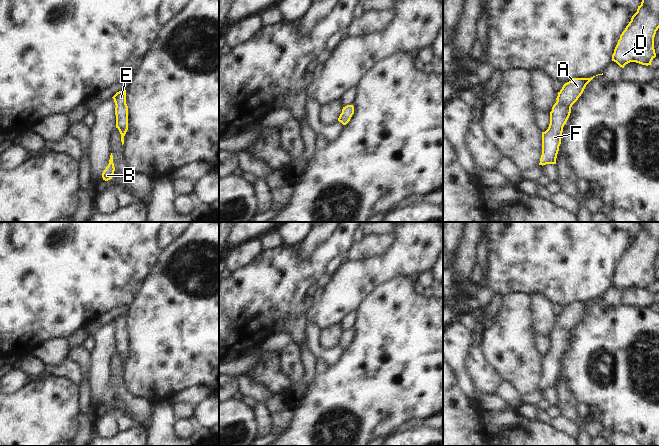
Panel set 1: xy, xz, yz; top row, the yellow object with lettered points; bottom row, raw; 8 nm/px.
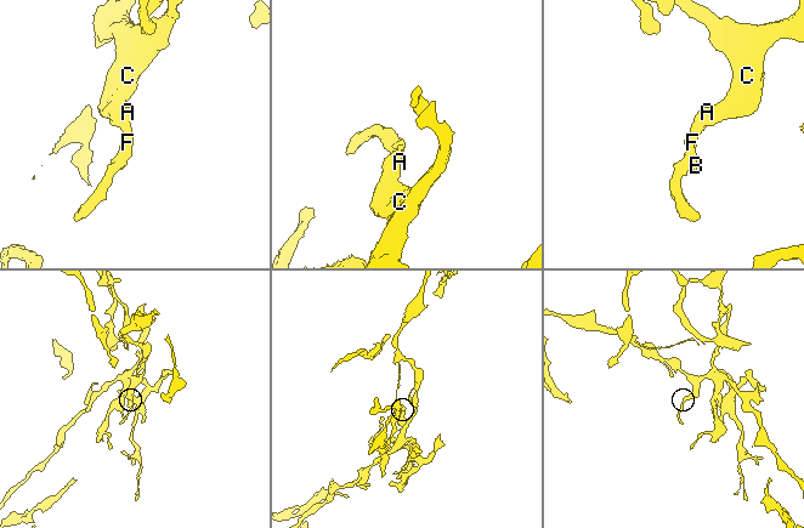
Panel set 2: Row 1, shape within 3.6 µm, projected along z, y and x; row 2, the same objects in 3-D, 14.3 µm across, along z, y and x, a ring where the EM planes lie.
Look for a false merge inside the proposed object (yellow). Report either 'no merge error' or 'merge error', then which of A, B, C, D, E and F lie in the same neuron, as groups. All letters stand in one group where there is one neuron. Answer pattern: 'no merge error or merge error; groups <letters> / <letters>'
no merge error; groups A B C D E F

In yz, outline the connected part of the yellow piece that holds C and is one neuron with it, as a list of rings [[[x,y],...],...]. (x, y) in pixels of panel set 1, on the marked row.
[[[642,0],[620,35],[612,61],[620,67],[630,62],[651,65],[656,57],[654,37],[659,28],[659,0]]]

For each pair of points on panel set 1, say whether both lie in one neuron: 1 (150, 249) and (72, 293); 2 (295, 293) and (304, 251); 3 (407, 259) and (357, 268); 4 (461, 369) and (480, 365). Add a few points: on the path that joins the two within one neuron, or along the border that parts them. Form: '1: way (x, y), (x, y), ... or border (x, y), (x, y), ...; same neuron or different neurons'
1: way (131, 249), (116, 249), (91, 274); same neuron
2: border (321, 242), (304, 258), (291, 247); different neurons
3: way (395, 261), (382, 268), (369, 268); same neuron
4: border (470, 345), (467, 351), (466, 371), (475, 390); different neurons

